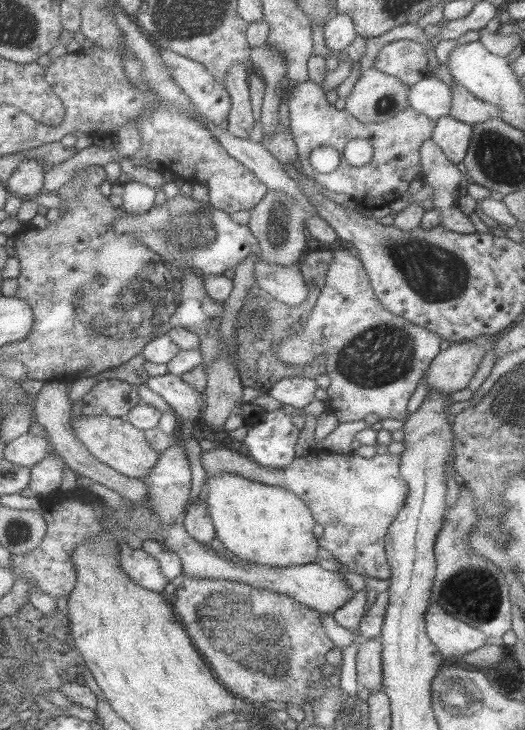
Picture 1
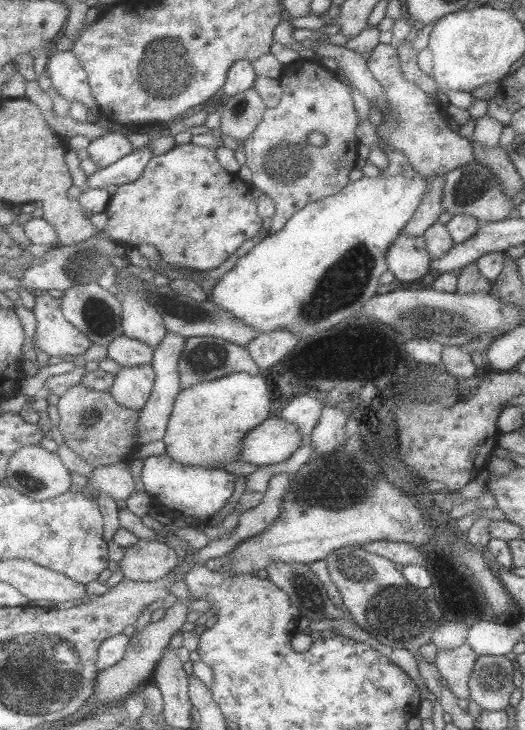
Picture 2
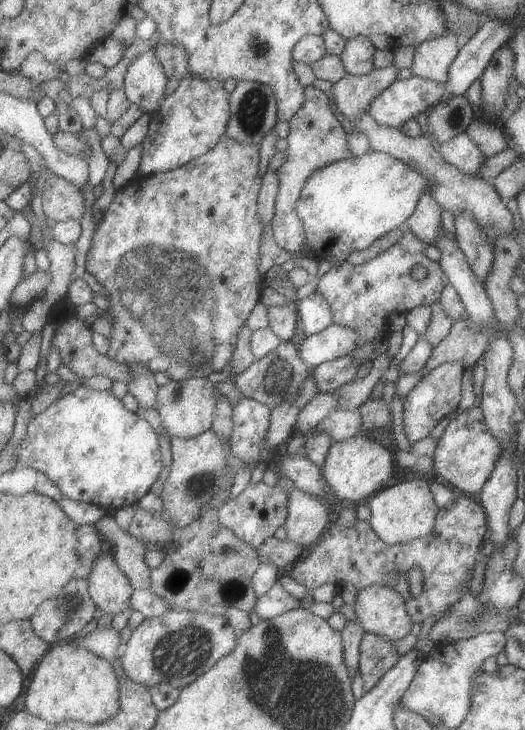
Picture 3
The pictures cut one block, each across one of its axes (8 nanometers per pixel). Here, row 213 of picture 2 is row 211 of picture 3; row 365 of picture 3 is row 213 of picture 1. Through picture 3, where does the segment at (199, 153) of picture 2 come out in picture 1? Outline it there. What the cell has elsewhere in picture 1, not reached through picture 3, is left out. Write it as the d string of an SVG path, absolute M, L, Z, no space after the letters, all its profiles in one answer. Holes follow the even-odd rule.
M185 195L171 197L144 214L124 216L120 220L118 217L112 228L118 236L136 237L147 248L159 253L164 261L175 265L176 270L190 269L203 275L223 275L227 270L236 270L251 253L260 253L257 238L248 225L239 225L232 220L229 213L214 208L210 202L197 202Z

